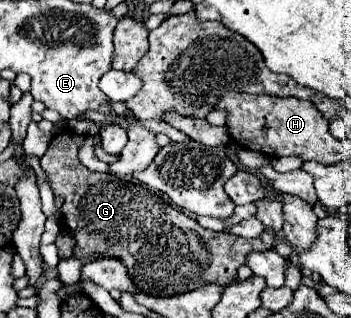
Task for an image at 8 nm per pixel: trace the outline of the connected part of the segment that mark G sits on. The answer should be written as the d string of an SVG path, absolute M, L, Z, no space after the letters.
M62 129L50 141L42 155L42 169L50 177L54 195L64 199L62 225L76 239L76 259L84 257L116 257L120 259L138 291L156 297L182 295L204 285L230 285L238 277L238 269L252 251L268 251L274 247L274 231L264 229L260 237L246 239L230 233L202 229L192 217L176 211L158 195L148 193L142 185L128 183L112 173L94 173L78 159L78 149L86 135Z

